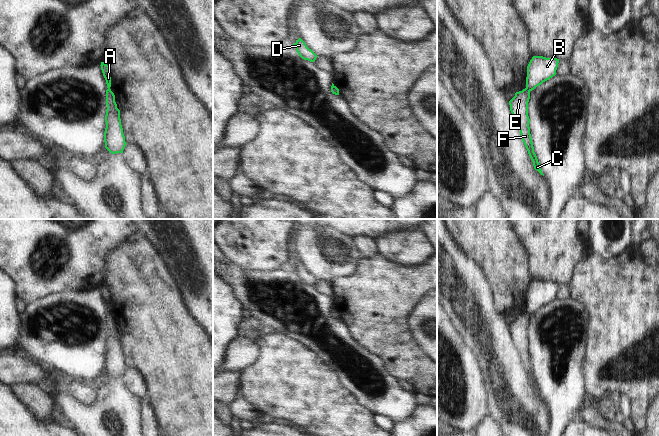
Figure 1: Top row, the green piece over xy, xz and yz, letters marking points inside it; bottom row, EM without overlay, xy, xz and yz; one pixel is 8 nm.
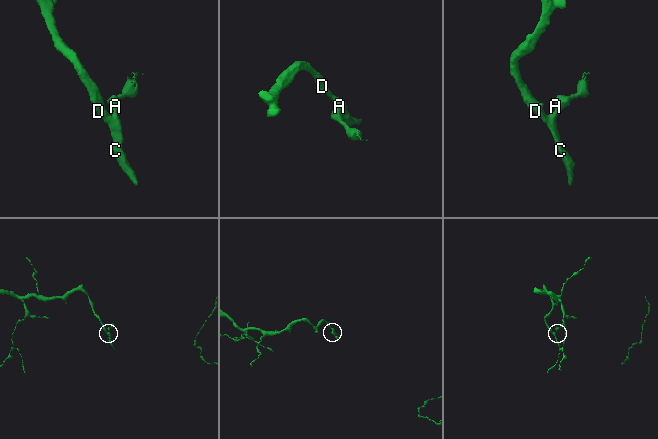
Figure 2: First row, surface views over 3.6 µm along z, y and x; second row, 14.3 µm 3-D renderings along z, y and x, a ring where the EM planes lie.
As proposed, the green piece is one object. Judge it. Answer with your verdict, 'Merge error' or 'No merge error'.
Merge error.

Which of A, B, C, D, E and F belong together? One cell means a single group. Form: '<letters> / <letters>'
A B / C D E F

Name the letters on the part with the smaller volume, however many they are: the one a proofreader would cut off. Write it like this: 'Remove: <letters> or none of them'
Remove: A, B

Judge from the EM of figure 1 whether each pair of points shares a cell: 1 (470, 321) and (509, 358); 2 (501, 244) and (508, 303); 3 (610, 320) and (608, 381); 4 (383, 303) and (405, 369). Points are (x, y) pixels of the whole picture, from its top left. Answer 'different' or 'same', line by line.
1: same
2: same
3: same
4: same

